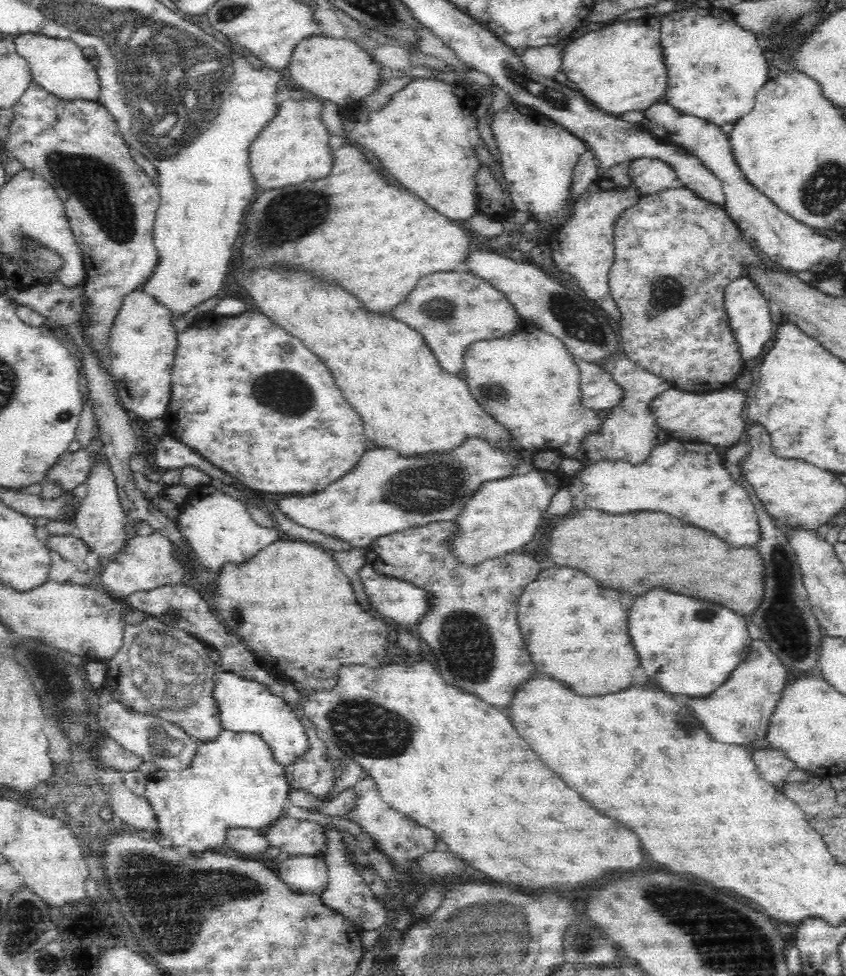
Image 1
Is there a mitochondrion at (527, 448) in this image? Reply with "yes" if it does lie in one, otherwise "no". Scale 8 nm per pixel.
no

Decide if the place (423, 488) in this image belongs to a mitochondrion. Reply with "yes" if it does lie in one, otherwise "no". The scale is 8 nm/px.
yes

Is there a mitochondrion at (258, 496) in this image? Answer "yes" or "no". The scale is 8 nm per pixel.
no

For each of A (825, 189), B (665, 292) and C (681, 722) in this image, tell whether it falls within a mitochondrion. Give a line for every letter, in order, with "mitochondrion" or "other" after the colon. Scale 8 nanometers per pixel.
A: mitochondrion
B: mitochondrion
C: mitochondrion

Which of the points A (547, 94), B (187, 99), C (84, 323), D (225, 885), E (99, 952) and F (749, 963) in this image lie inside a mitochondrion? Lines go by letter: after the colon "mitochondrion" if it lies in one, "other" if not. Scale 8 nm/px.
A: mitochondrion
B: mitochondrion
C: other
D: mitochondrion
E: other
F: mitochondrion

